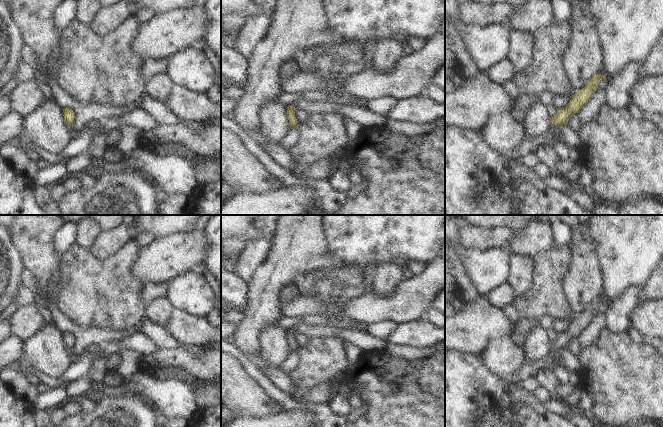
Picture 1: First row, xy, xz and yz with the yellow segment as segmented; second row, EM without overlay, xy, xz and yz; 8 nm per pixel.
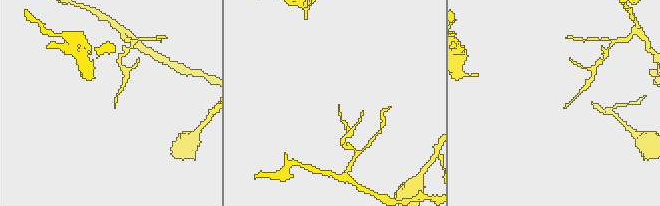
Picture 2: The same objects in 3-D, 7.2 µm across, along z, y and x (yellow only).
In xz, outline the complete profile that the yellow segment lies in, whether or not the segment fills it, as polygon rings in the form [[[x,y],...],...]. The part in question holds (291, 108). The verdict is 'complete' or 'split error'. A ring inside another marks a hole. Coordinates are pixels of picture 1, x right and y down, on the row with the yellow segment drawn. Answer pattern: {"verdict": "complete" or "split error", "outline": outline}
{"verdict": "complete", "outline": [[[292,104],[288,105],[287,106],[287,118],[289,120],[291,127],[294,127],[299,130],[299,124],[295,117],[295,110],[296,110],[296,108],[294,105],[292,105]]]}

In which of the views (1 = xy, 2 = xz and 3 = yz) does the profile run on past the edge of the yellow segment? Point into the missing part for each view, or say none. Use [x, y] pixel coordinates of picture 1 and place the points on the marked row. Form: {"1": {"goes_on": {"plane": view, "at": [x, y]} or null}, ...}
{"1": {"goes_on": null}, "2": {"goes_on": null}, "3": {"goes_on": null}}

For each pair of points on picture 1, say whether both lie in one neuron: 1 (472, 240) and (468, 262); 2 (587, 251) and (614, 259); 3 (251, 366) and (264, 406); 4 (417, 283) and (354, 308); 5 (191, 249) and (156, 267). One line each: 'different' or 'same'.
1: different
2: different
3: different
4: same
5: same

